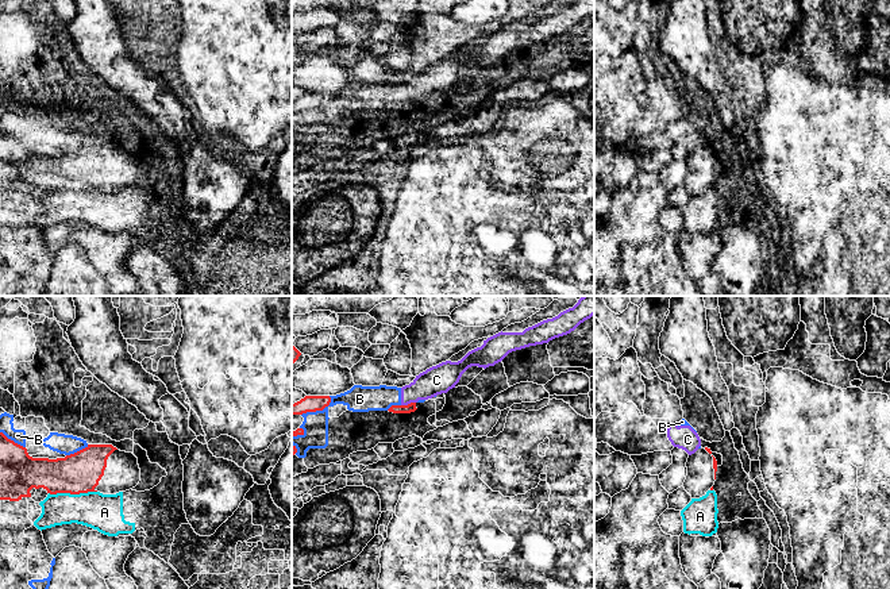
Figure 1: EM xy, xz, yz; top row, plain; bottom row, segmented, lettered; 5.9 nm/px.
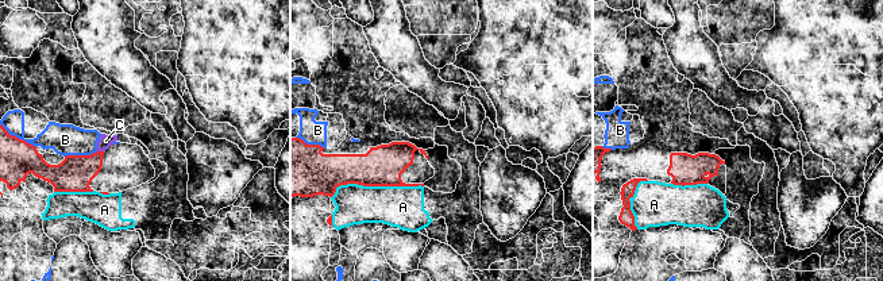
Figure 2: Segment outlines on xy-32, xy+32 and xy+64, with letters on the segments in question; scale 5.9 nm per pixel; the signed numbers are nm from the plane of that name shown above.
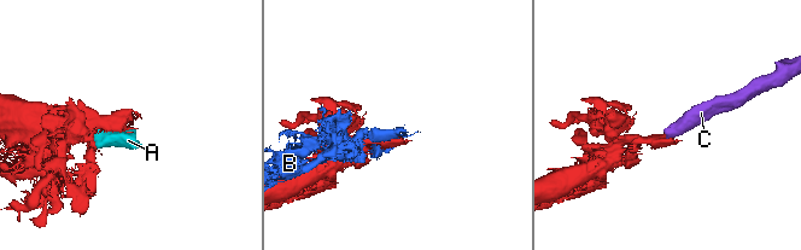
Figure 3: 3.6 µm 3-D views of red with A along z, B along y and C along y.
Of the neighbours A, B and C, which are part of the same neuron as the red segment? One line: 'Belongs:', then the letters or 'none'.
Belongs: none

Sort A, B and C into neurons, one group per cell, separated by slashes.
A / B C

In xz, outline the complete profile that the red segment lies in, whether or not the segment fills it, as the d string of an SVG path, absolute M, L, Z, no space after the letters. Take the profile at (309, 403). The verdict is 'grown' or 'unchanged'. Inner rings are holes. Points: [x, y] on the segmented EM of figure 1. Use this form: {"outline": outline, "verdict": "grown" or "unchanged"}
{"outline": "M305 396L300 401L292 404L292 415L323 411L330 403L330 396Z", "verdict": "unchanged"}

